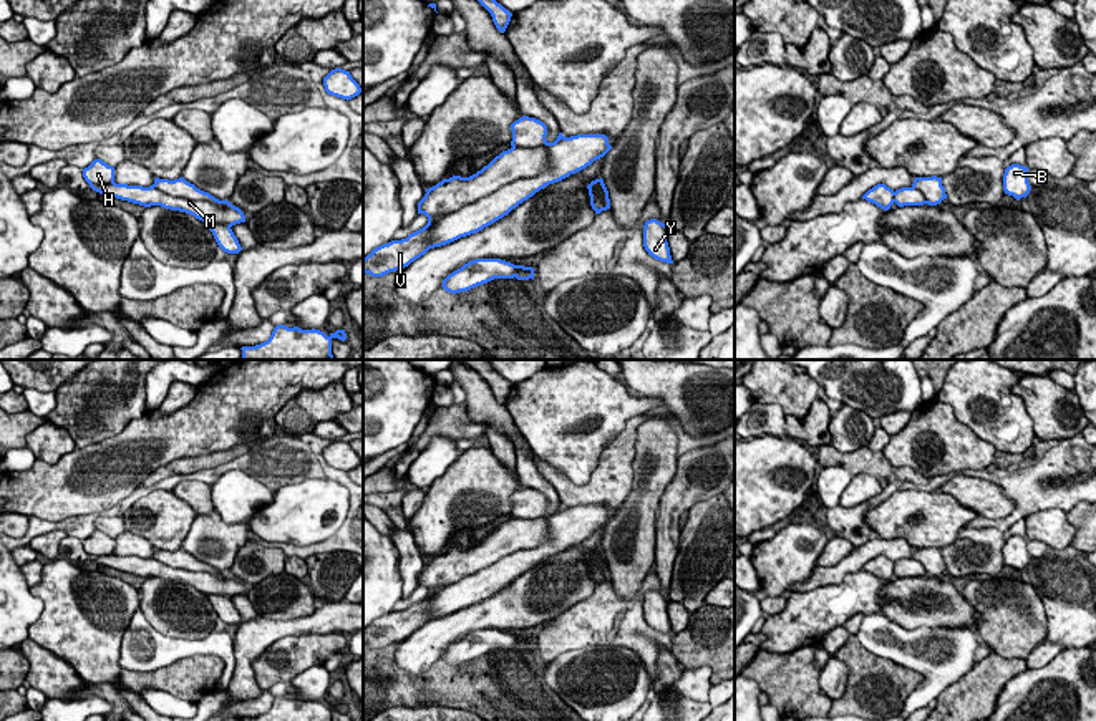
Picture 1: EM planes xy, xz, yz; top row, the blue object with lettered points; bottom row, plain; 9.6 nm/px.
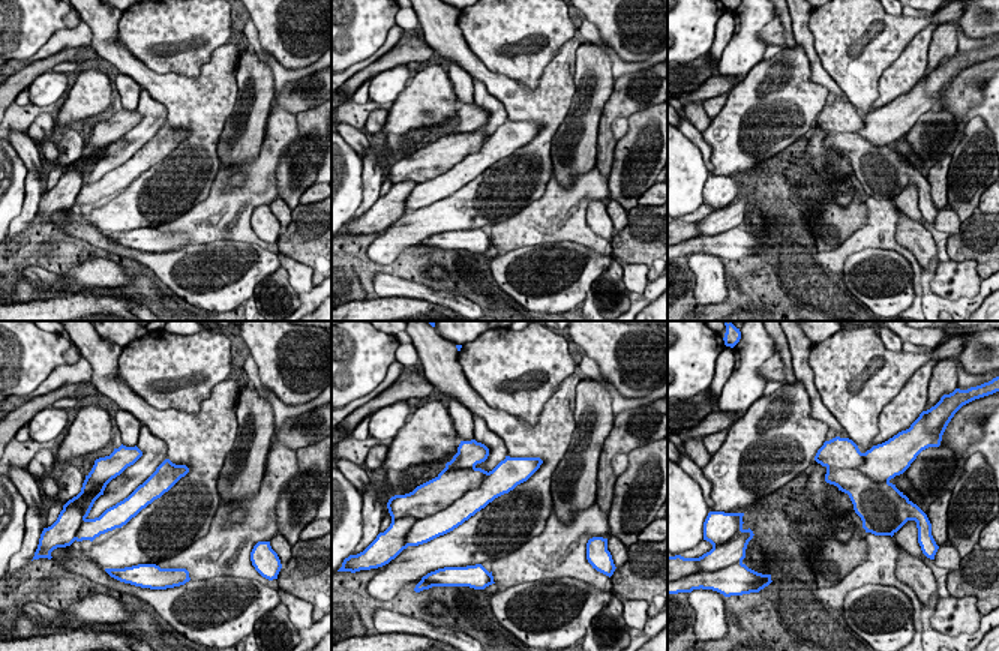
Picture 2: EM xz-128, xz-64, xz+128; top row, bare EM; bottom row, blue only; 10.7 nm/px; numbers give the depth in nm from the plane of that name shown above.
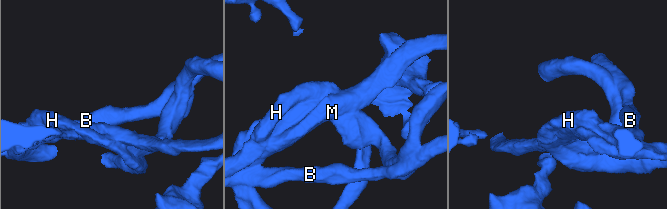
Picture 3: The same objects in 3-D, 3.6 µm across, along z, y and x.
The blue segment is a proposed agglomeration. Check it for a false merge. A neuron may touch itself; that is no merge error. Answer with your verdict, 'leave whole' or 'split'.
leave whole

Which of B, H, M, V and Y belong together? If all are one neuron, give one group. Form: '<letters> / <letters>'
B H M V Y

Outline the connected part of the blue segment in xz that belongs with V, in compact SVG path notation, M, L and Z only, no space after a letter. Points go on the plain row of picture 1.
M522 487L514 492L511 496L511 502L512 519L502 522L481 542L469 549L453 547L426 560L424 569L418 573L418 585L424 585L428 588L428 595L410 605L406 610L391 612L373 620L363 630L363 643L371 648L383 648L390 643L408 638L429 620L476 605L507 587L512 580L546 557L585 540L612 520L605 506L577 506L565 509L559 504L557 511L549 514L546 511L547 497L529 487Z

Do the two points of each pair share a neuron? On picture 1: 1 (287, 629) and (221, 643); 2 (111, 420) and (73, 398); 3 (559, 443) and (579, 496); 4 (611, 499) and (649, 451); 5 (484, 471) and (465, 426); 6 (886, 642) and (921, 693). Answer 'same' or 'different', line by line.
1: different
2: same
3: different
4: different
5: different
6: same

